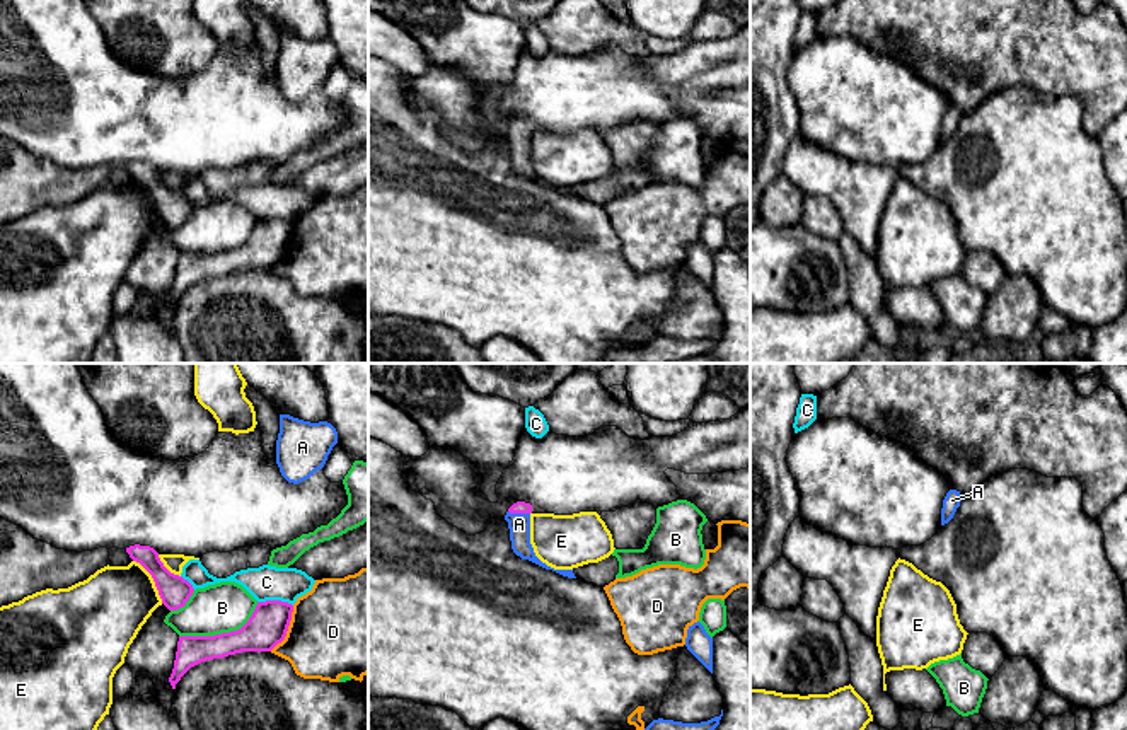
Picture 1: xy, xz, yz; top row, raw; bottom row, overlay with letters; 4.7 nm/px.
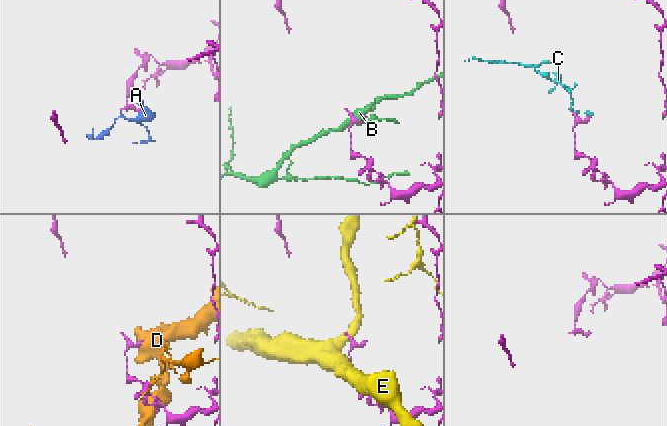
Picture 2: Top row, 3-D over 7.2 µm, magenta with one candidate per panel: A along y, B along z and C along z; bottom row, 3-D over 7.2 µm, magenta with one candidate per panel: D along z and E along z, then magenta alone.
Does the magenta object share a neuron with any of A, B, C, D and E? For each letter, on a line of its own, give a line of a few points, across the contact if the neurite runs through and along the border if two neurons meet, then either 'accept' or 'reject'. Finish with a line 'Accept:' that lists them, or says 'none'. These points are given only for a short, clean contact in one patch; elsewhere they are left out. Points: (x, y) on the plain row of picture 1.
A: xz (520, 125), (519, 130), (519, 142) | accept
B: reject
C: reject
D: reject
E: reject
Accept: A

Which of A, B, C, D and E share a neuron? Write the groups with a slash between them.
A / B / C / D / E

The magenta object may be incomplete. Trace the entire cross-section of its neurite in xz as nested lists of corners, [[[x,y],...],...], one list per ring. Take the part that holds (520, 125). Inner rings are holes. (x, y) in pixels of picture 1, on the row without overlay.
[[[517,119],[517,121],[513,121],[513,123],[508,126],[508,130],[506,130],[506,133],[505,133],[505,138],[508,140],[508,147],[510,147],[510,159],[511,159],[511,167],[513,167],[513,171],[515,171],[517,174],[520,174],[522,177],[529,177],[529,179],[532,179],[532,181],[535,181],[535,182],[539,182],[539,184],[542,184],[542,186],[546,186],[546,188],[552,188],[552,189],[556,189],[556,191],[559,191],[559,193],[563,193],[563,194],[568,194],[568,196],[576,196],[575,191],[573,191],[573,188],[554,188],[554,186],[547,184],[546,181],[542,181],[542,179],[535,174],[534,165],[532,165],[532,162],[530,162],[530,131],[532,131],[532,123],[530,123],[530,121]]]

